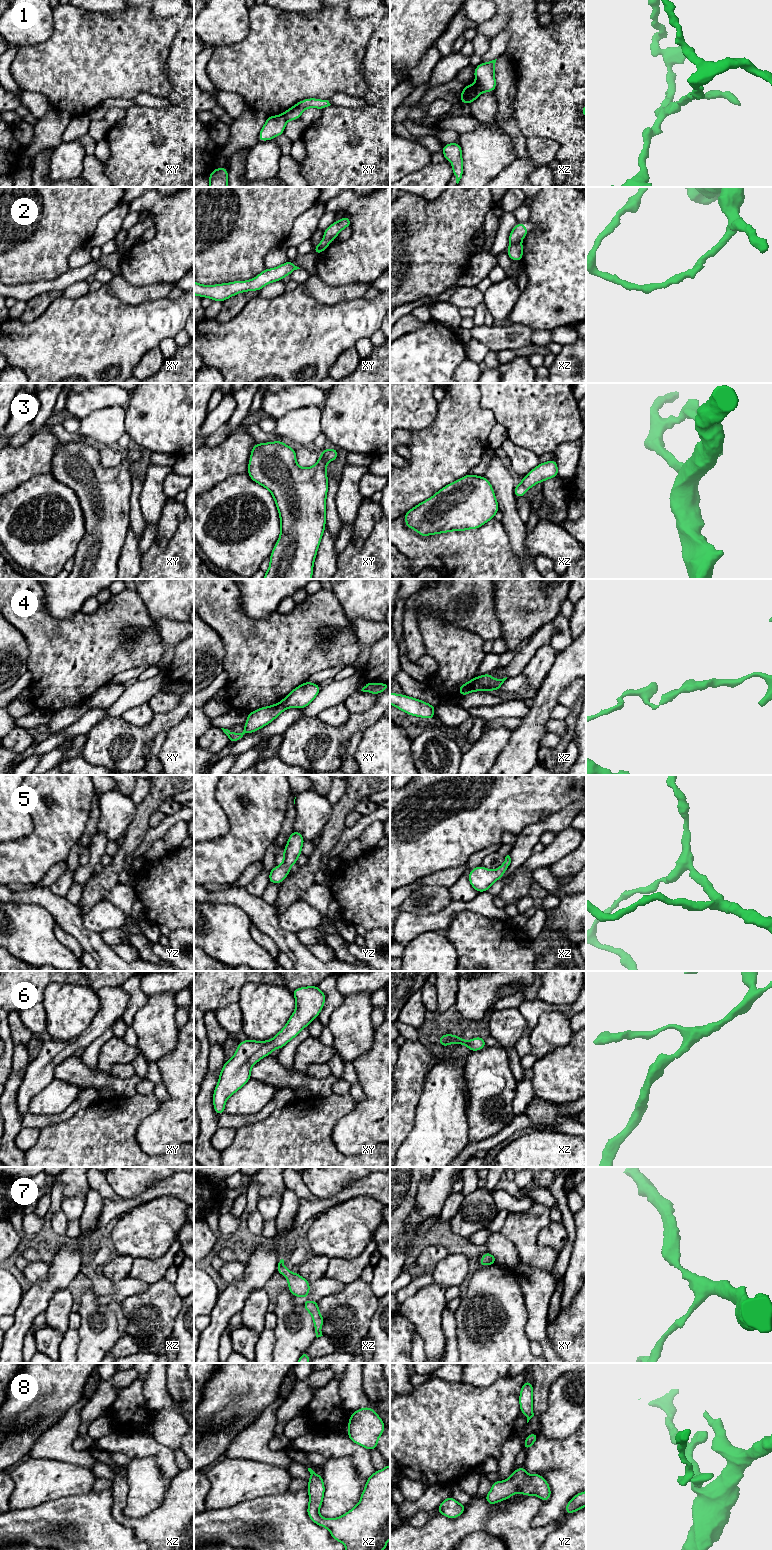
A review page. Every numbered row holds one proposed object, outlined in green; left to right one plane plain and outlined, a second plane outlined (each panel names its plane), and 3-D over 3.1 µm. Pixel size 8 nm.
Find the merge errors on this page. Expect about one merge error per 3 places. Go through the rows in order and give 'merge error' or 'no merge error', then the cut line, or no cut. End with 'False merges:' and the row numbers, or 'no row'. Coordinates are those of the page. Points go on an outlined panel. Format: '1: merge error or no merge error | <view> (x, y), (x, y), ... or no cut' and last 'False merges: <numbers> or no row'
1: merge error | xz (476, 82), (481, 91)
2: merge error | xz (520, 241), (510, 244)
3: no merge error | no cut
4: merge error | xz (478, 677), (479, 684), (484, 689)
5: no merge error | no cut
6: no merge error | no cut
7: no merge error | no cut
8: no merge error | no cut
False merges: 1, 2, 4

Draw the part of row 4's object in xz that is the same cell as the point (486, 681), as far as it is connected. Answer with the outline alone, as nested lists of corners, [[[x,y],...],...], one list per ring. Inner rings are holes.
[[[487,673],[482,676],[479,676],[480,685],[486,691],[488,690],[497,691],[498,689],[501,688],[502,684],[506,679],[507,677],[503,679],[493,679],[491,677],[491,673]]]

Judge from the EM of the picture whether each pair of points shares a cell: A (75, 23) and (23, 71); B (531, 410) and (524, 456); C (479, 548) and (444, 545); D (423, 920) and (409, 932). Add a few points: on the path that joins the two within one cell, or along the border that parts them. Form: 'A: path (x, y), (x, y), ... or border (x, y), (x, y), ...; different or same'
A: path (63, 36), (36, 63); same
B: border (508, 438), (516, 445), (532, 450), (538, 456); different
C: path (470, 548), (453, 548); same
D: path (420, 923), (412, 929); same

